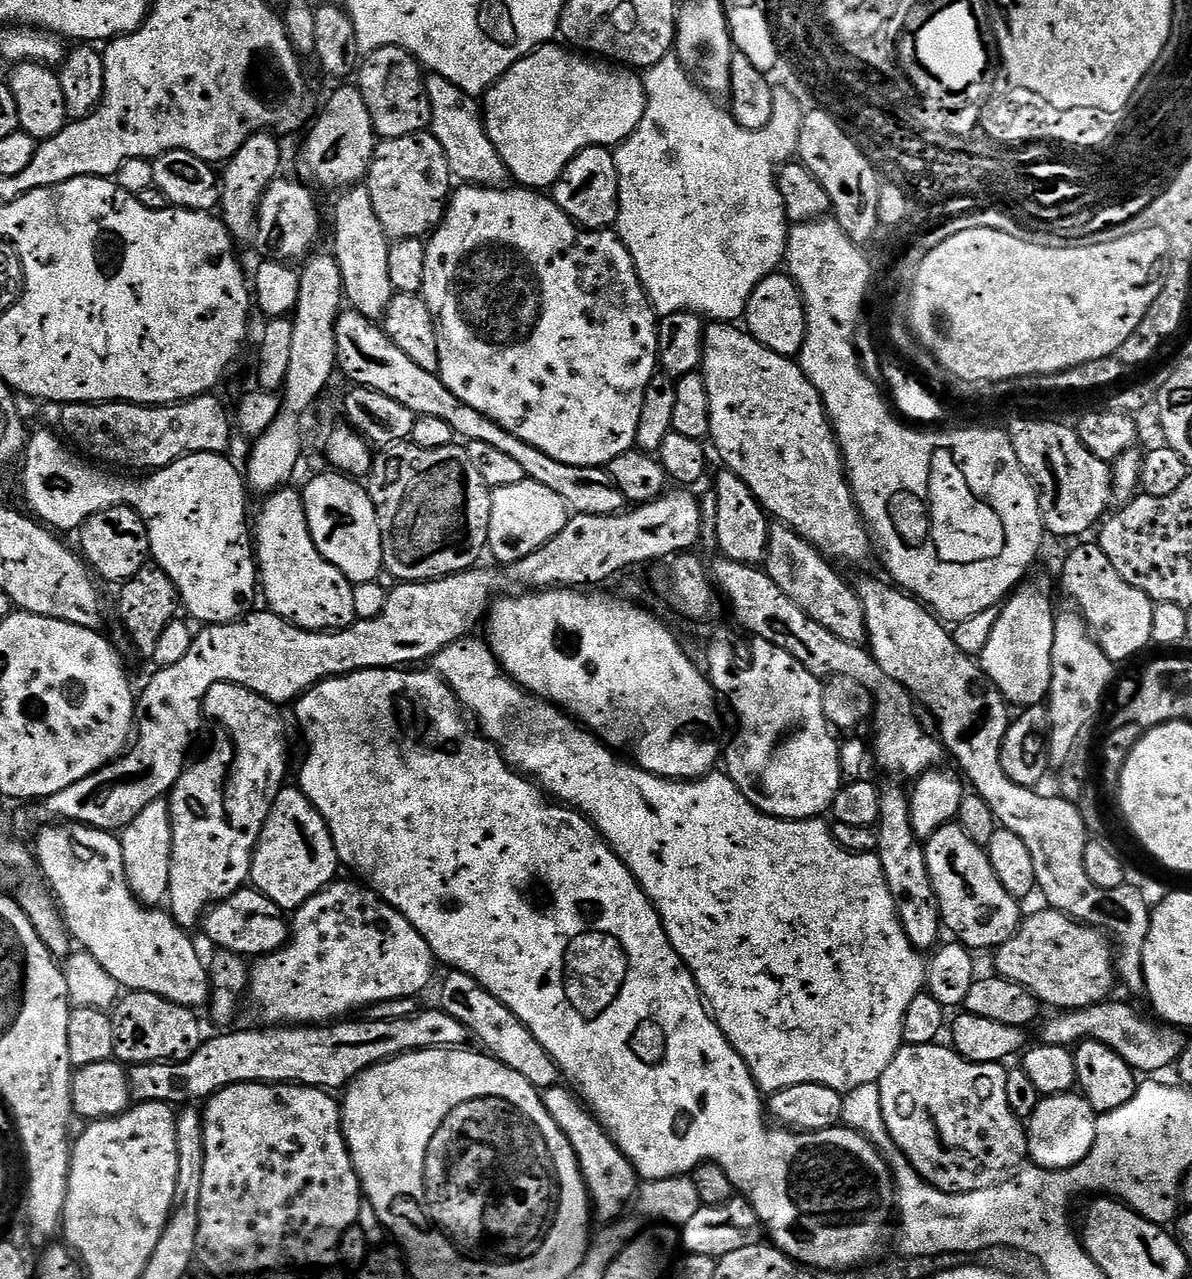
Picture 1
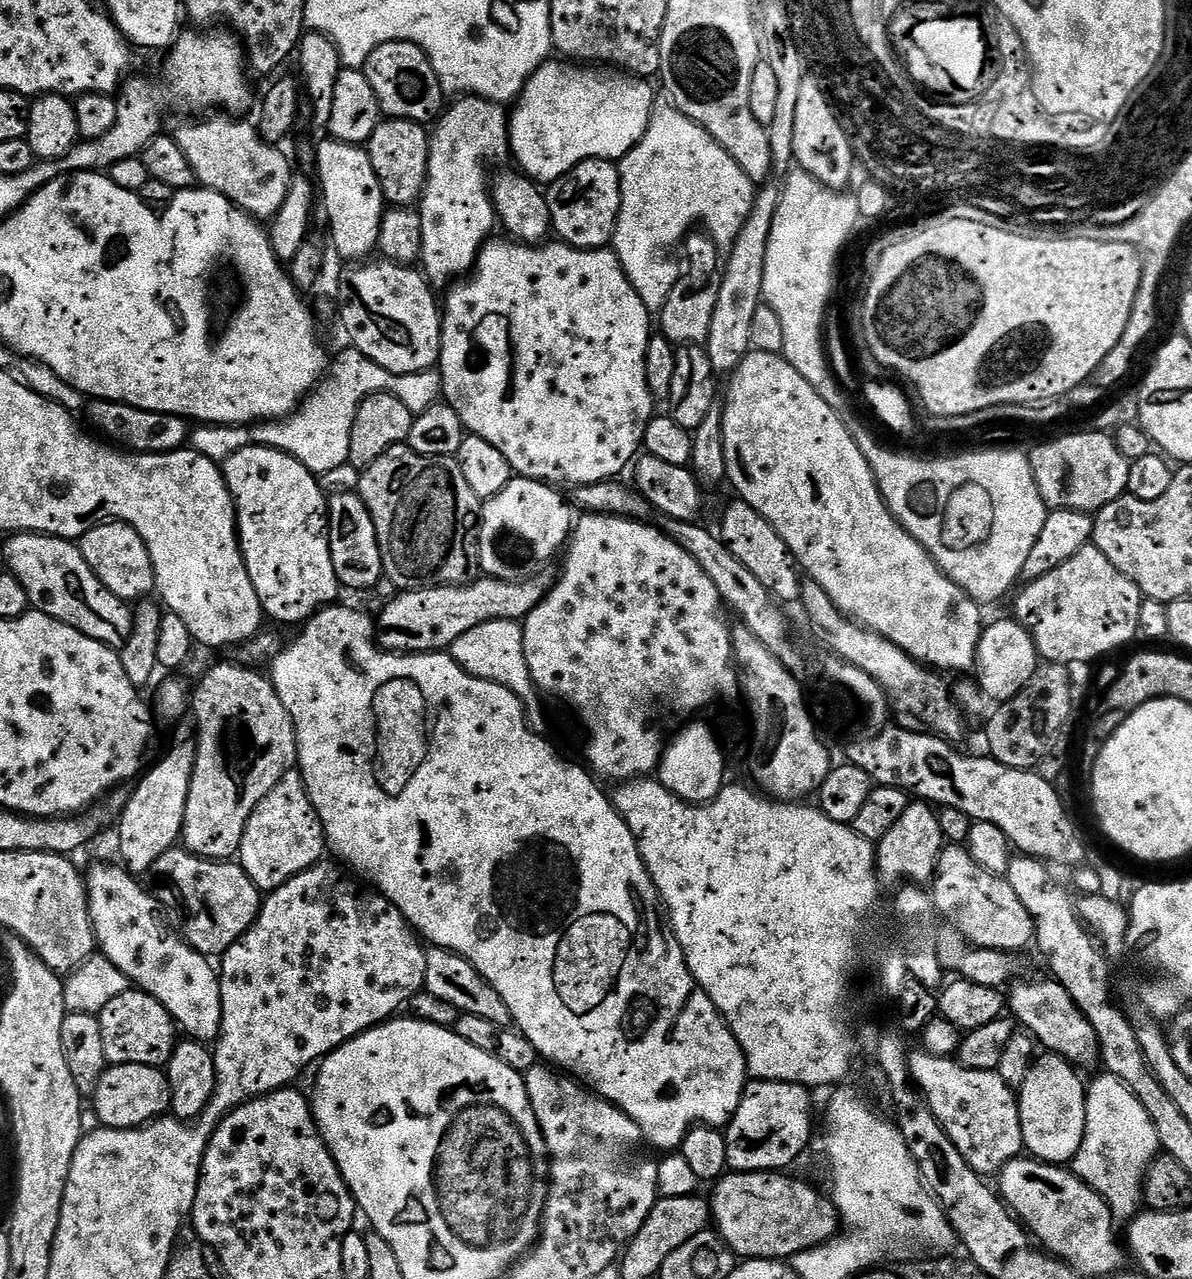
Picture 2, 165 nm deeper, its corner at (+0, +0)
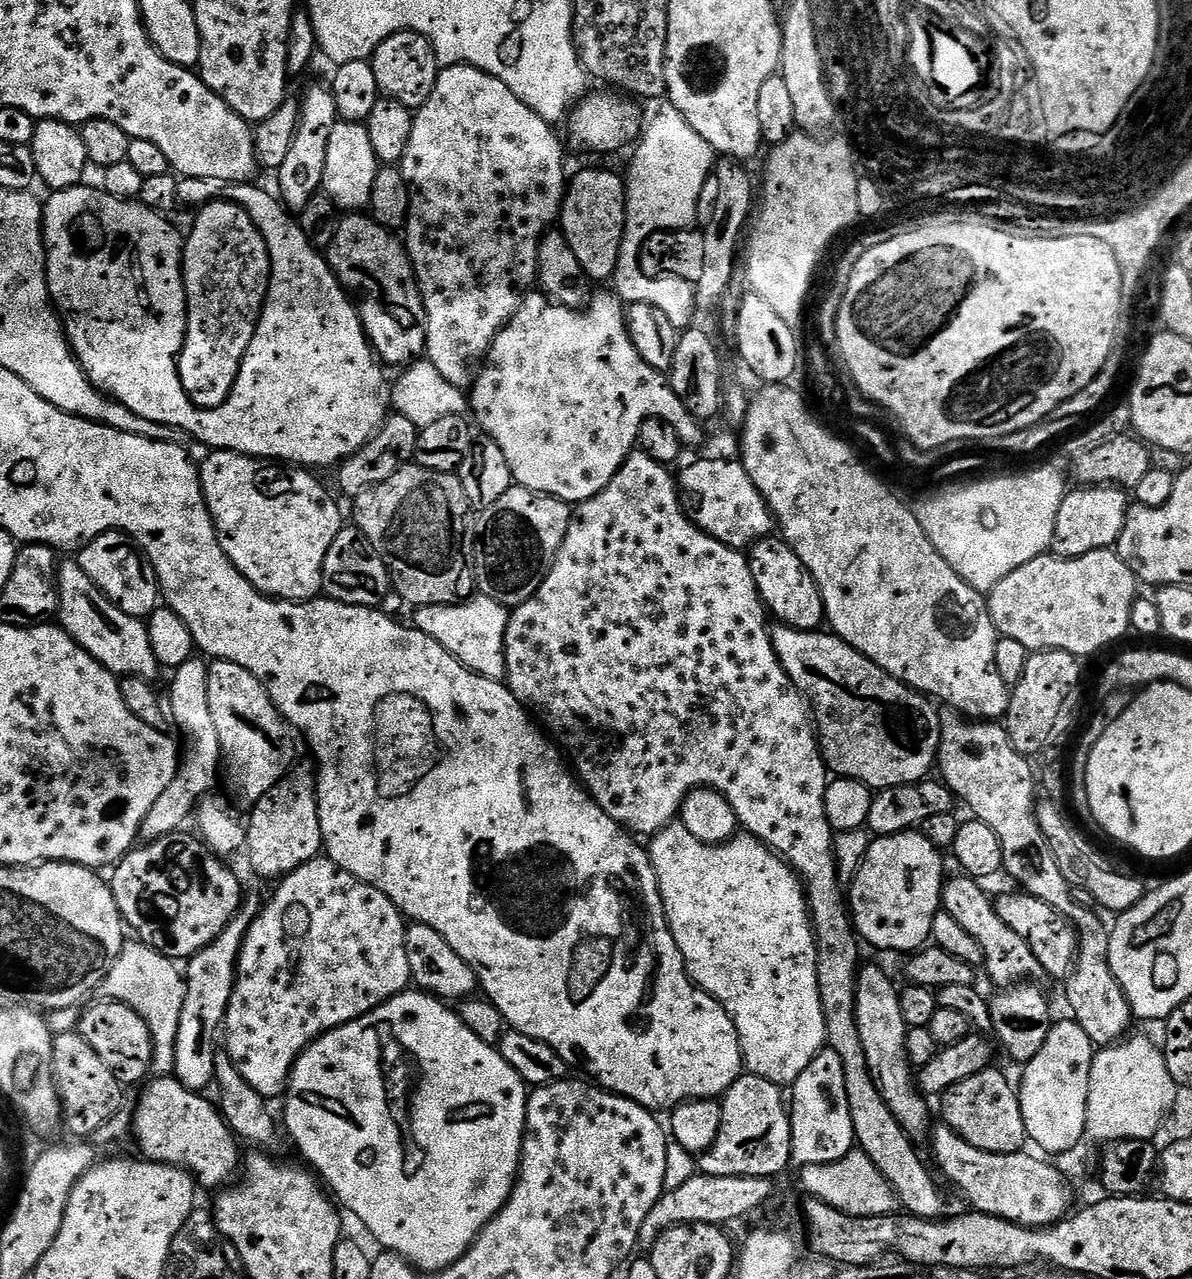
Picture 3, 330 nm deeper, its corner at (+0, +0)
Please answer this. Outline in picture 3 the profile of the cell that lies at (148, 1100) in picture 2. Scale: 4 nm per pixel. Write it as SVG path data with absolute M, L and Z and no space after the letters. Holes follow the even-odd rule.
M175 1075L164 1076L153 1082L155 1083L147 1085L149 1088L141 1094L140 1101L132 1112L132 1132L137 1142L144 1147L143 1155L158 1164L172 1164L176 1168L187 1169L201 1189L223 1189L225 1184L233 1181L232 1174L241 1169L242 1155L240 1156L241 1145L238 1143L238 1137L220 1115L219 1107L213 1101L211 1104L206 1098L207 1095L192 1092L182 1086L182 1082L178 1082Z

